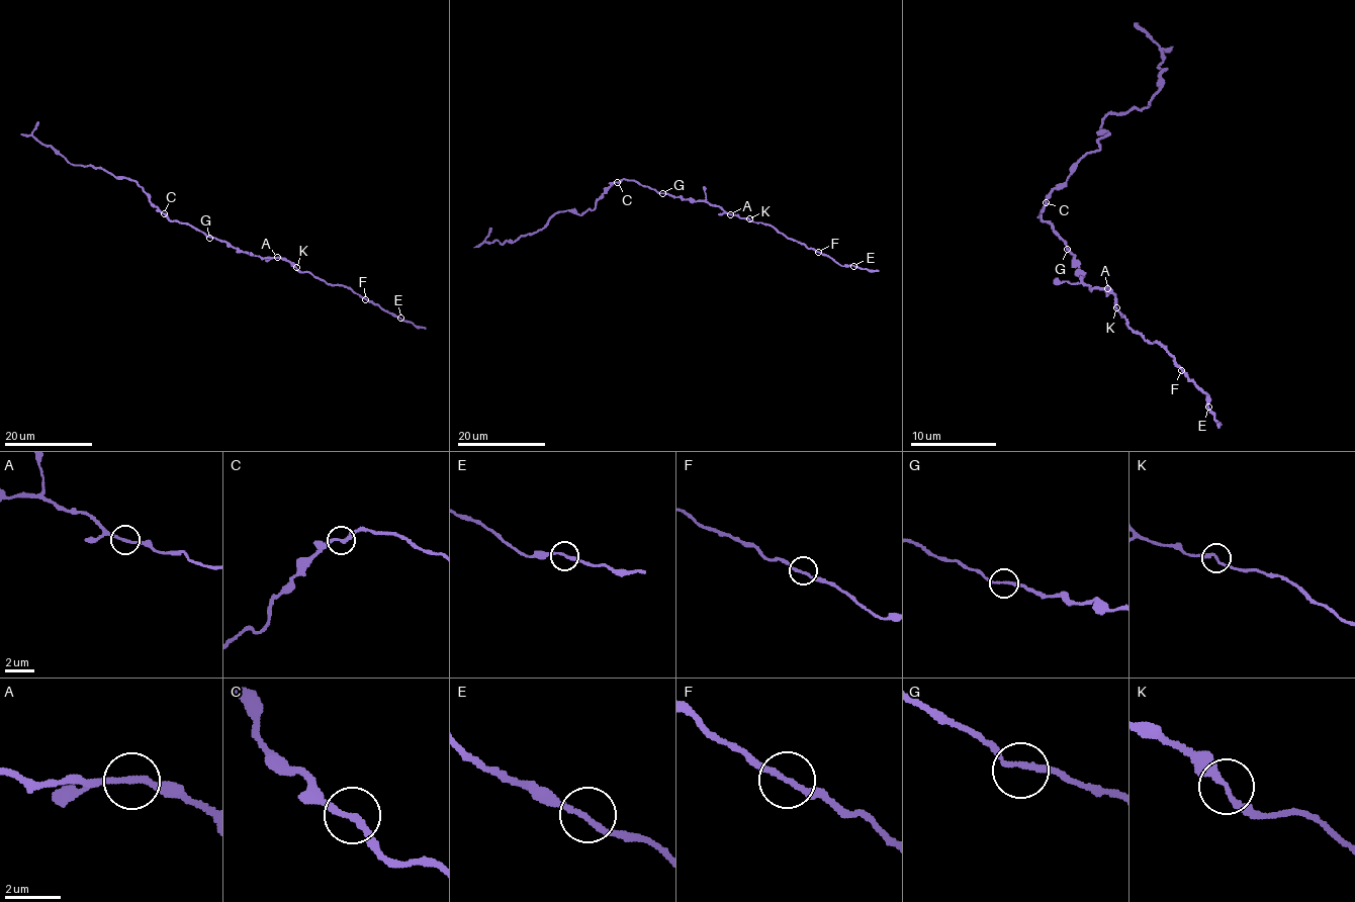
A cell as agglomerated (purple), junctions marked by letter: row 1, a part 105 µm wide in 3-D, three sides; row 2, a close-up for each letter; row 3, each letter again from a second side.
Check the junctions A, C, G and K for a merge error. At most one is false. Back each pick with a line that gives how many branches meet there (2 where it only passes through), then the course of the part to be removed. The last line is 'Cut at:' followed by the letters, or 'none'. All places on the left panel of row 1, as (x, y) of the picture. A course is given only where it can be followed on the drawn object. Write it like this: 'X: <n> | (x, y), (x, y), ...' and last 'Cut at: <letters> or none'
Cut at: none

